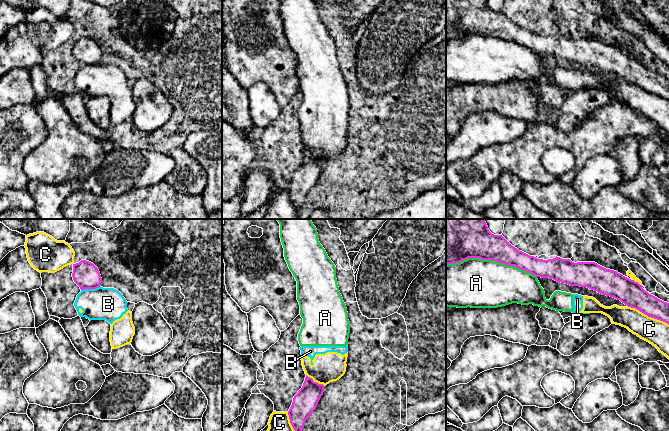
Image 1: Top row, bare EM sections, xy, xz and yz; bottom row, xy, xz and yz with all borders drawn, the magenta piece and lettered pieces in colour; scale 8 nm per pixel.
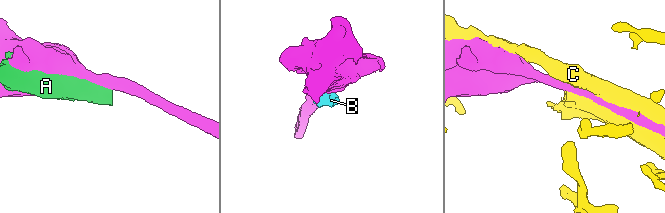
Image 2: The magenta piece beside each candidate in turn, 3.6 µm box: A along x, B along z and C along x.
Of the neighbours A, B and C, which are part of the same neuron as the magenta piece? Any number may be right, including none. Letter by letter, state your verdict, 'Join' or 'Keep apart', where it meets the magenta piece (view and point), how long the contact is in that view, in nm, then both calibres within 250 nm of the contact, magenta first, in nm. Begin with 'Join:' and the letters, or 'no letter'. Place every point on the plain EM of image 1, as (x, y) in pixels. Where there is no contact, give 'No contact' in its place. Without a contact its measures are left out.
Join: no letter
A: Keep apart. Touches magenta at yz (491, 36). Shared border 750 nm. Thickness 280 nm (magenta) against 400 nm
B: Keep apart. Touches magenta at xy (90, 64). Shared border 160 nm. Thickness 220 nm (magenta) against 260 nm
C: Keep apart. Touches magenta at yz (648, 92). Shared border 380 nm. Thickness 200 nm (magenta) against 200 nm

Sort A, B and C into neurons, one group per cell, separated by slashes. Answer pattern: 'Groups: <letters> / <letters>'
Groups: A B C

